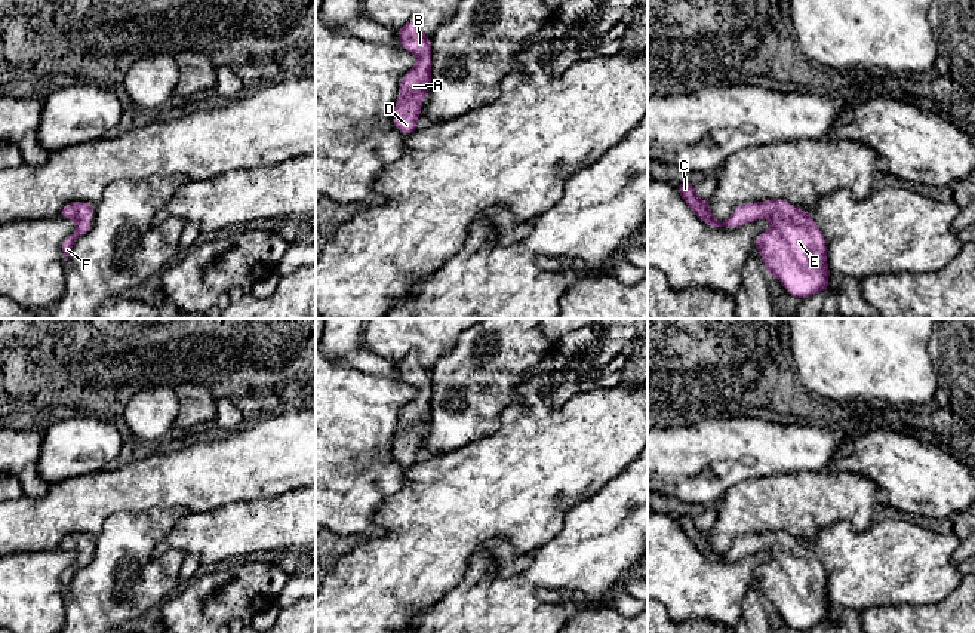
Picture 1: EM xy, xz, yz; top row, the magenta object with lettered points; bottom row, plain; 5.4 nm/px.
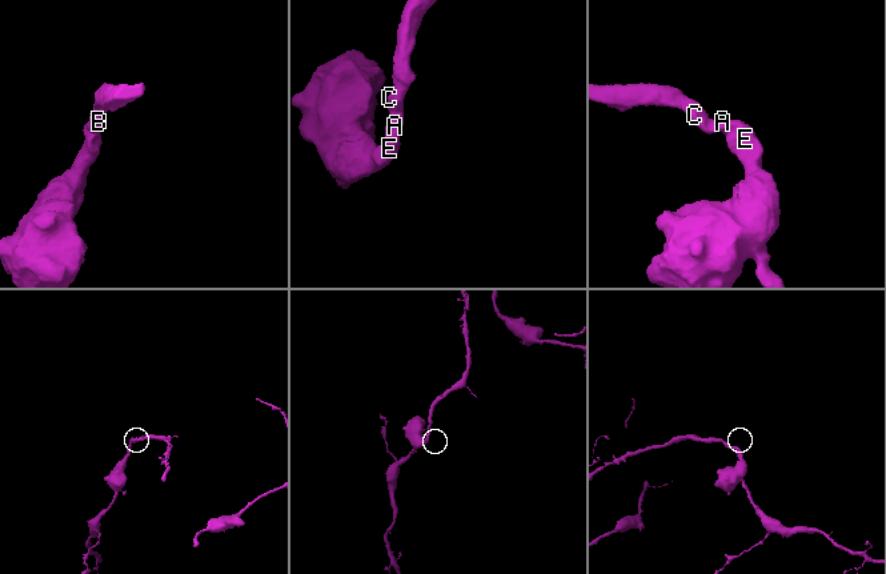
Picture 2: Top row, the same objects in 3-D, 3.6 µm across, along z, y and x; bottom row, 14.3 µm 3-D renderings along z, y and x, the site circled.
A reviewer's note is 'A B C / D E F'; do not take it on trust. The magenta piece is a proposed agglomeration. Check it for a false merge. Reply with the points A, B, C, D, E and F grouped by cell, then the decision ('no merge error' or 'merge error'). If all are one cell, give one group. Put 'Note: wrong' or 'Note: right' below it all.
groups A B C D E F; no merge error
Note: wrong

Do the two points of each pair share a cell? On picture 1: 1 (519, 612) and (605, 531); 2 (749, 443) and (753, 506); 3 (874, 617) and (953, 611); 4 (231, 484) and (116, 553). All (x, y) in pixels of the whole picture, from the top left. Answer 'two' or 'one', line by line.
1: one
2: two
3: one
4: two

